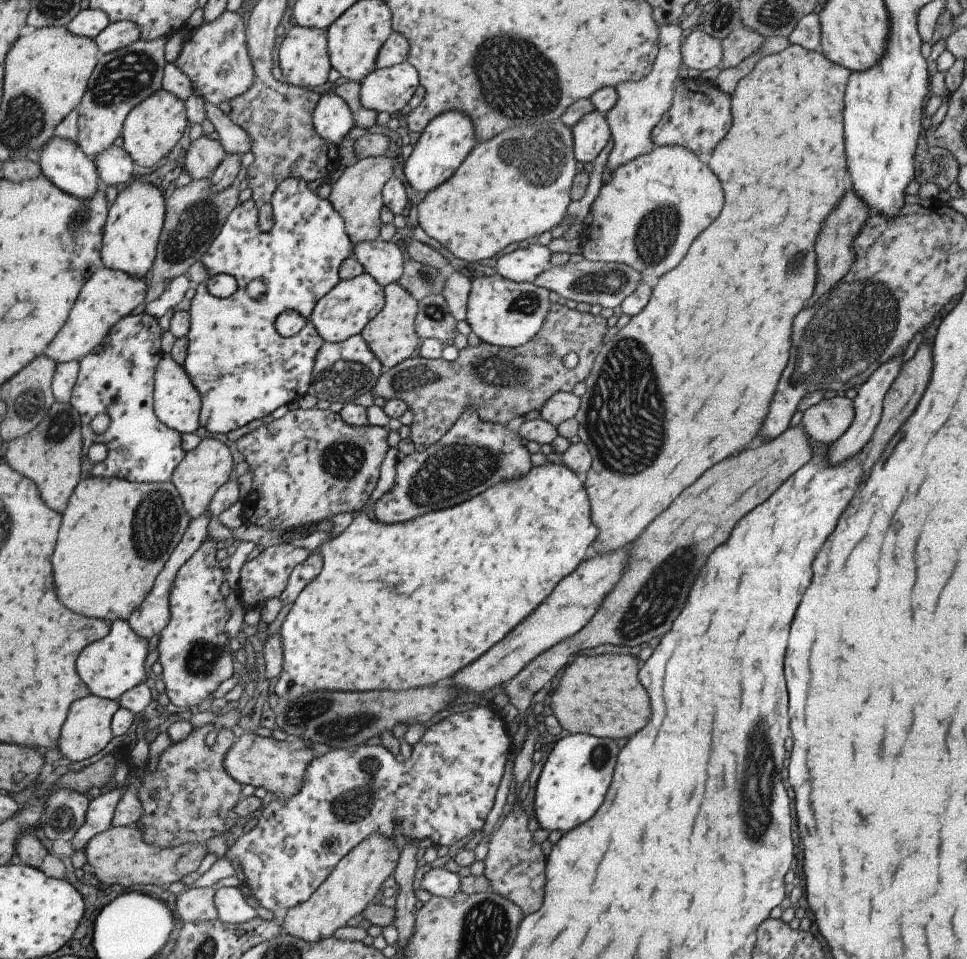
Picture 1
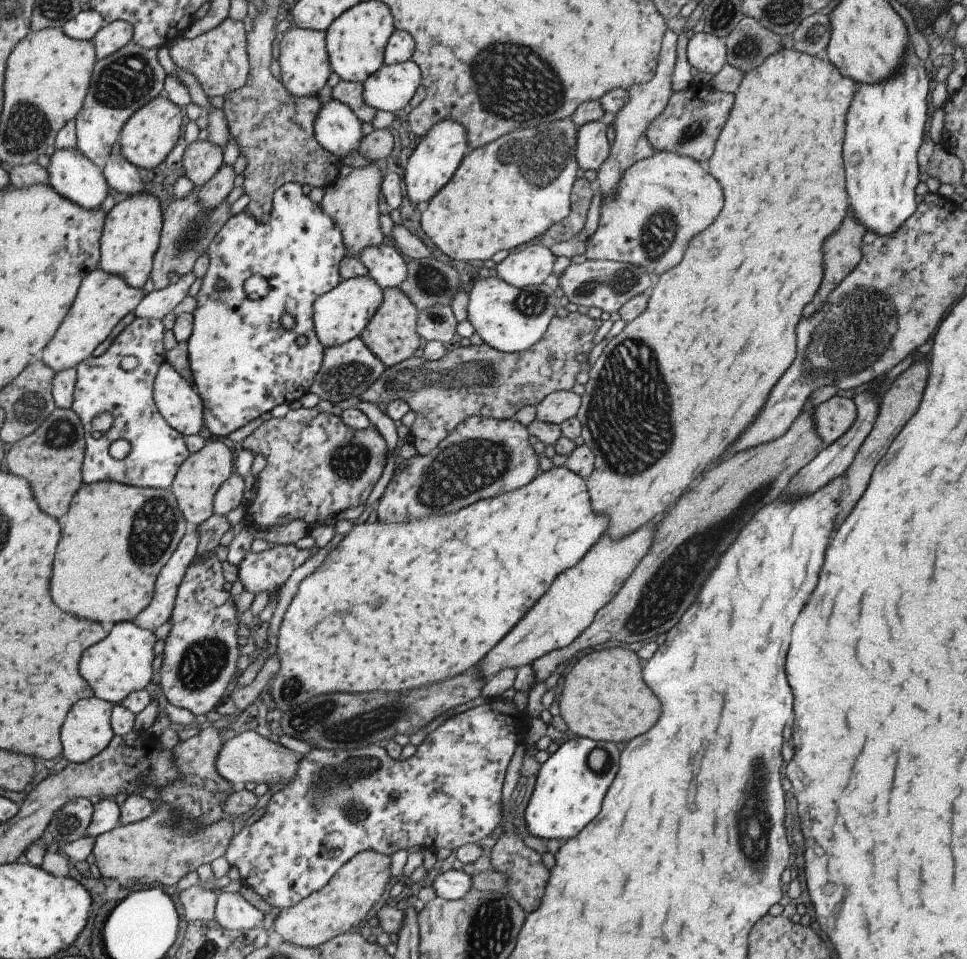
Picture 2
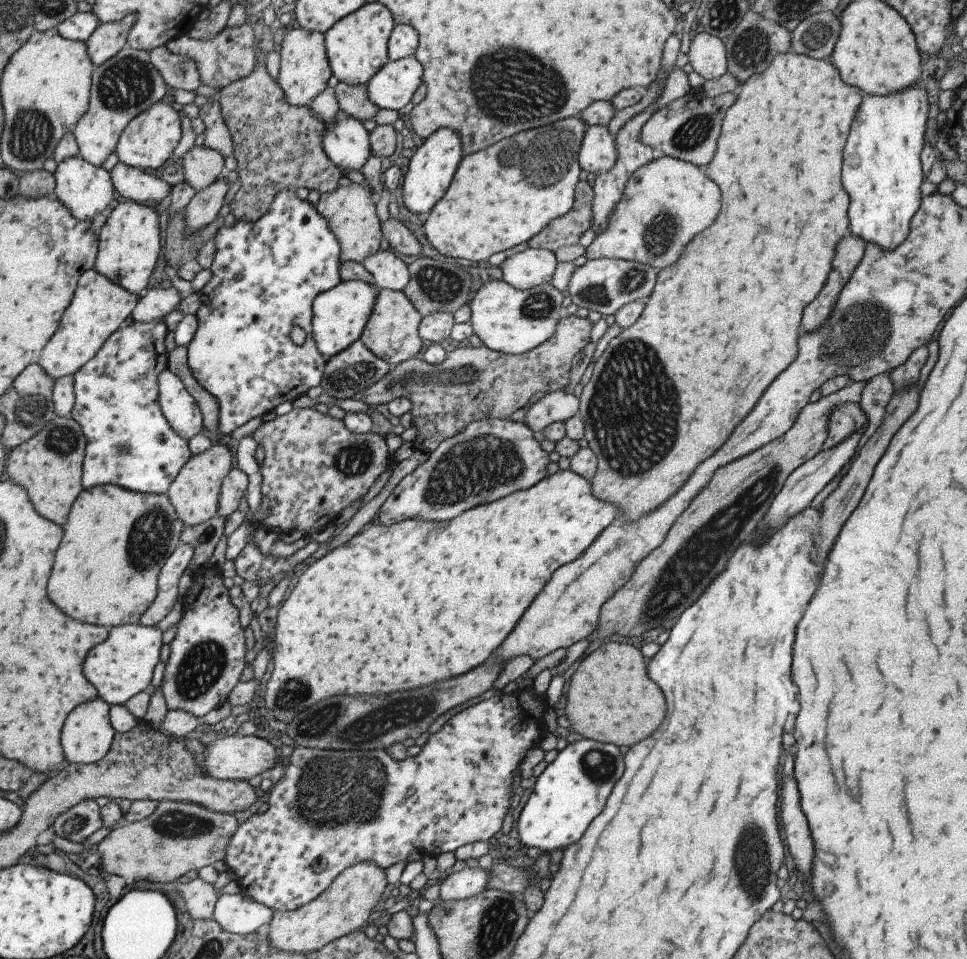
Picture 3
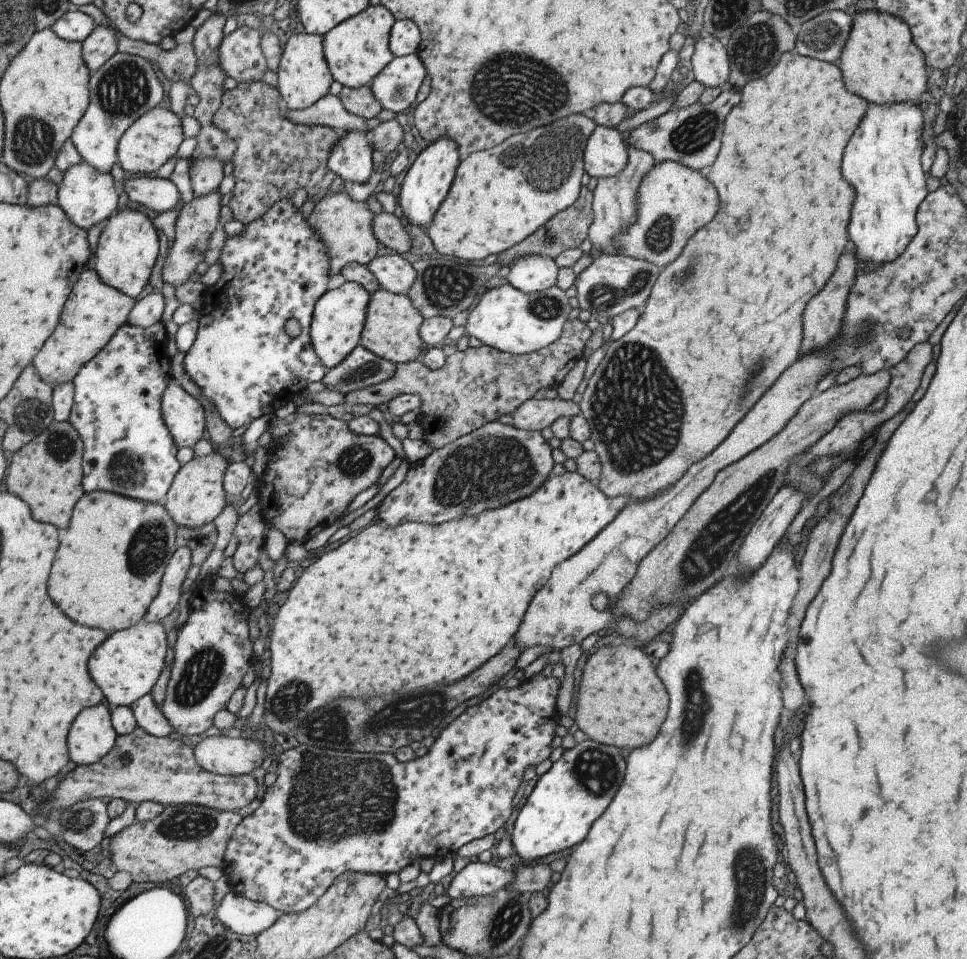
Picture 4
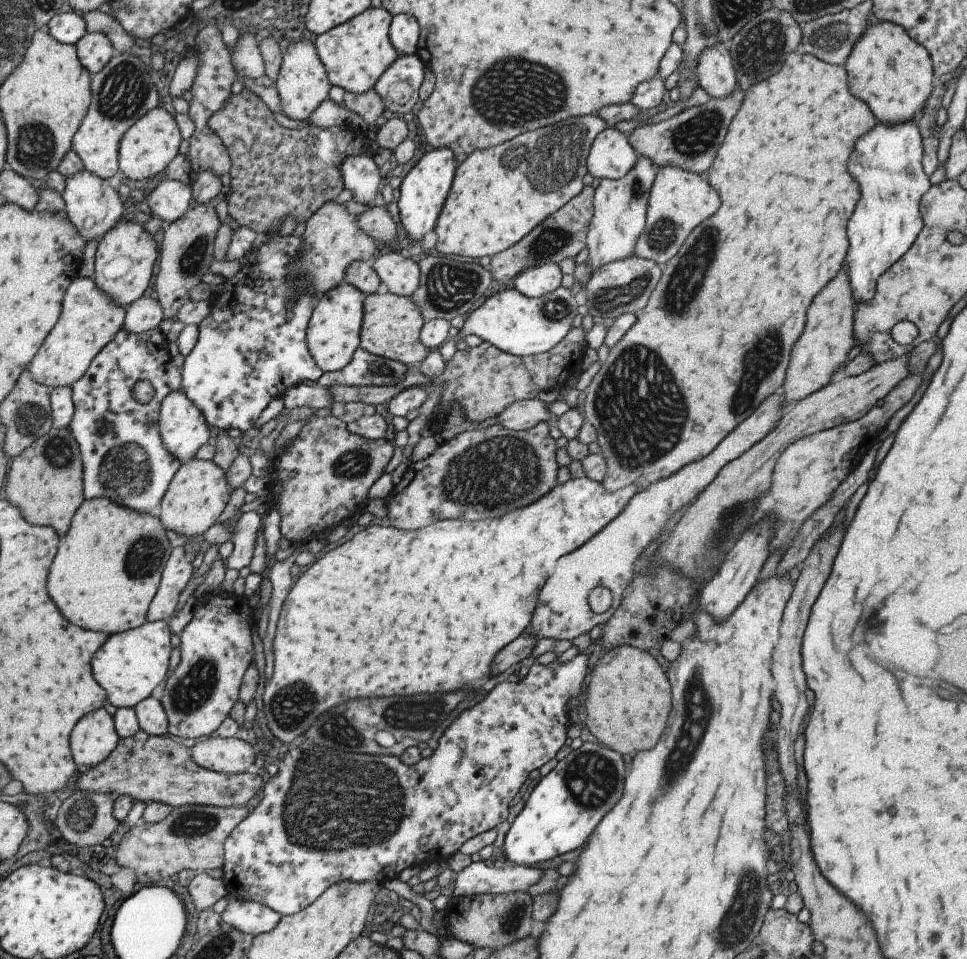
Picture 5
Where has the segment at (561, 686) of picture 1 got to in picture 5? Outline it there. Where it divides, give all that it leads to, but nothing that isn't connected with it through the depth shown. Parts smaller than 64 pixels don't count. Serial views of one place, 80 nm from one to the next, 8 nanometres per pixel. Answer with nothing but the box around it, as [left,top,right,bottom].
[585,645,671,754]

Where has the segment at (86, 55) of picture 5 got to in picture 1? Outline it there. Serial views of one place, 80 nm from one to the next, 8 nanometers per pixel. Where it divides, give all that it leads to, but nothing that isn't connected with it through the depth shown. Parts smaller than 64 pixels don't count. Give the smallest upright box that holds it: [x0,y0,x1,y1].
[94,21,140,54]

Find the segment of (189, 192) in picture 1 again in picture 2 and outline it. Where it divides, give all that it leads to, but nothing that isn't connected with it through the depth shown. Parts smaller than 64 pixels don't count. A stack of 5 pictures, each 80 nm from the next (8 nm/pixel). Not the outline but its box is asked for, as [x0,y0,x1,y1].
[149,188,230,289]

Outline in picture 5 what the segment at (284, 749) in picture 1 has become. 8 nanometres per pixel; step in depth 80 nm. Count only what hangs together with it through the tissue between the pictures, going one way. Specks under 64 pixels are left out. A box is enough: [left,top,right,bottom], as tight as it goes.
[190,737,257,773]

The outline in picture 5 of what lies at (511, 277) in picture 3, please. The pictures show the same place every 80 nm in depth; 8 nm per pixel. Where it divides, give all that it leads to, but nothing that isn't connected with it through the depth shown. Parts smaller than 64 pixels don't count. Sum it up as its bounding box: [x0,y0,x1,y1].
[512,263,562,297]

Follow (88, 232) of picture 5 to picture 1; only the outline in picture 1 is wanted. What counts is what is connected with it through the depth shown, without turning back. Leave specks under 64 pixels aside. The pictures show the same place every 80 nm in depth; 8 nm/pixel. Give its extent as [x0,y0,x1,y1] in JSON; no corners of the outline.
[38,134,99,199]

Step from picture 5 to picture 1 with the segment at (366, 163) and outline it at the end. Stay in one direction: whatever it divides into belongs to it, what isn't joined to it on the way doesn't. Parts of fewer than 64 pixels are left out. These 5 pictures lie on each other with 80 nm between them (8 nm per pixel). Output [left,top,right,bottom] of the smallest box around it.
[312,92,355,147]

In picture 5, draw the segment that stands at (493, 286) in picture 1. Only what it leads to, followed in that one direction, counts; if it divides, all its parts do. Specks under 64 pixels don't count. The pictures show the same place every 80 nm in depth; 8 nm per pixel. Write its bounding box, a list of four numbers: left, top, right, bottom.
[437,286,579,362]

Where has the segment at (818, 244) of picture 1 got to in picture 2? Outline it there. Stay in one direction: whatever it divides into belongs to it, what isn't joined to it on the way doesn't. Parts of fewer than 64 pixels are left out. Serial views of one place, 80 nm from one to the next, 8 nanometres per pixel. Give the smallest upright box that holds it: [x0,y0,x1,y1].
[803,210,866,317]

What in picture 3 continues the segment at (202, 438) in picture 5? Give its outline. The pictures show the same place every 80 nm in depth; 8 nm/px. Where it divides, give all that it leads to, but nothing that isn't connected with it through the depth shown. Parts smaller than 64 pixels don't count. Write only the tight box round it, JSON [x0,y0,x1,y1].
[156,367,203,442]

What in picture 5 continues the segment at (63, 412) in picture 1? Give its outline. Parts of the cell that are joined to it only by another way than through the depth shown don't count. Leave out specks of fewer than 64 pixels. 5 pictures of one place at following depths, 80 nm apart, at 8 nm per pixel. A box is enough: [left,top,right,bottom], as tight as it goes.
[5,427,83,536]

